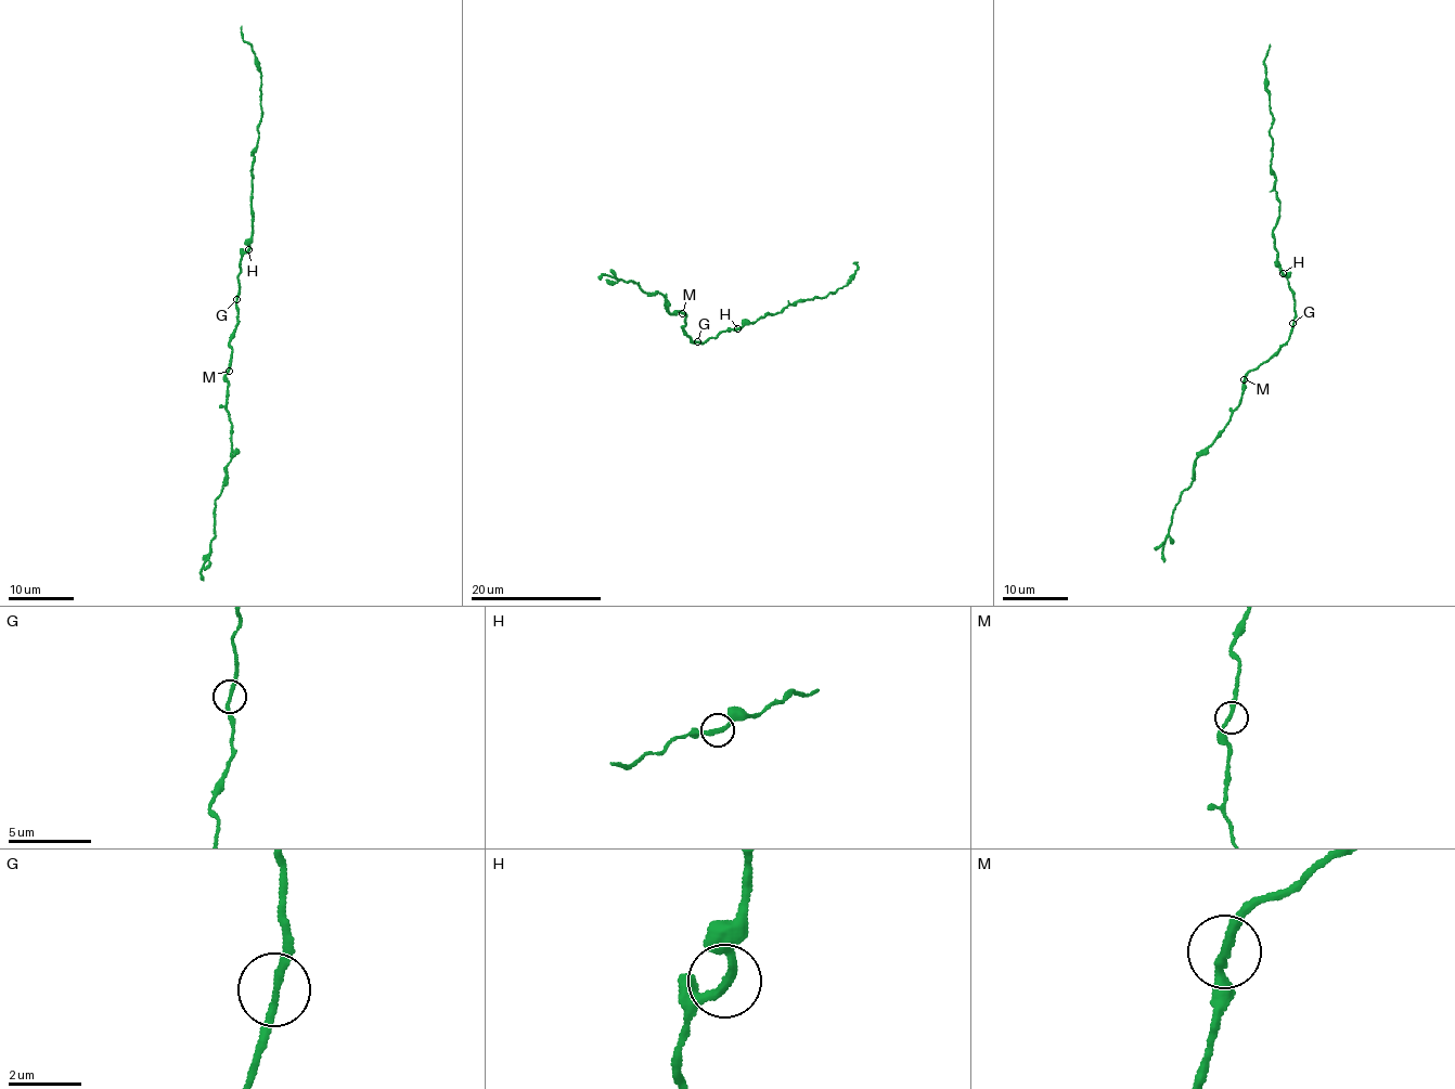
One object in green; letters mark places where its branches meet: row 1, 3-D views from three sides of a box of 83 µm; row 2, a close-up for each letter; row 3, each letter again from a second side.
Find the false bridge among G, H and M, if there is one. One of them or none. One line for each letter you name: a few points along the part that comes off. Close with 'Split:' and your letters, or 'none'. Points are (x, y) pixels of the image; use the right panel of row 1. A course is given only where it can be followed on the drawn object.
Split: none

